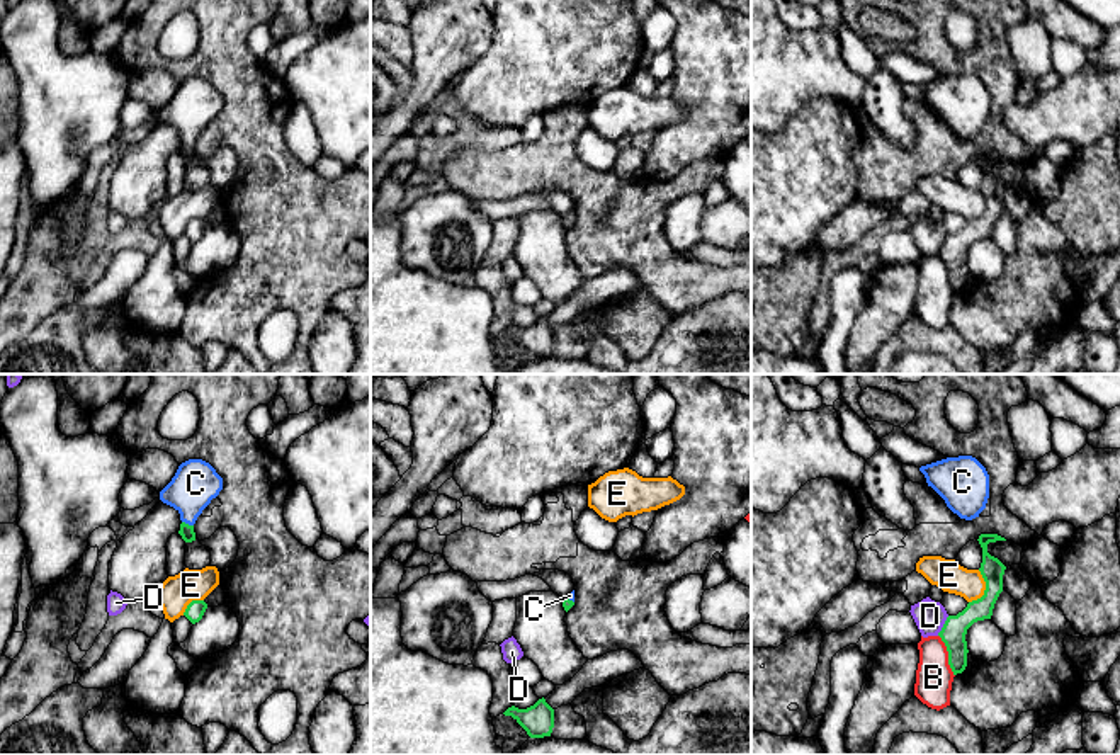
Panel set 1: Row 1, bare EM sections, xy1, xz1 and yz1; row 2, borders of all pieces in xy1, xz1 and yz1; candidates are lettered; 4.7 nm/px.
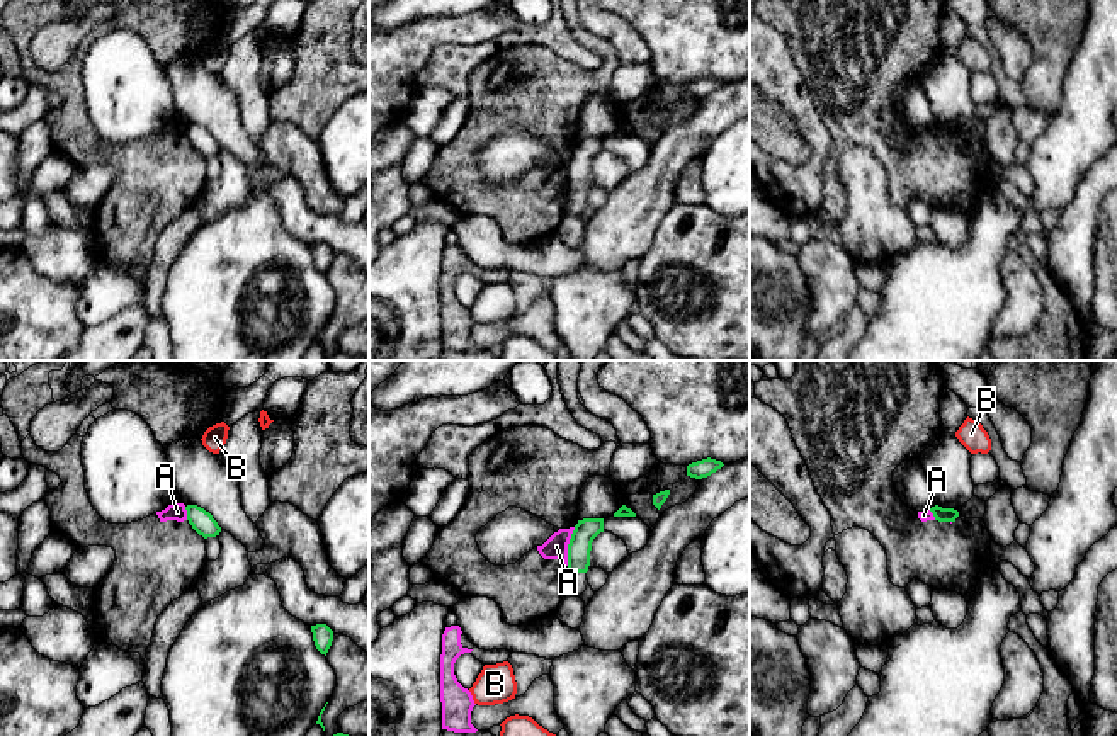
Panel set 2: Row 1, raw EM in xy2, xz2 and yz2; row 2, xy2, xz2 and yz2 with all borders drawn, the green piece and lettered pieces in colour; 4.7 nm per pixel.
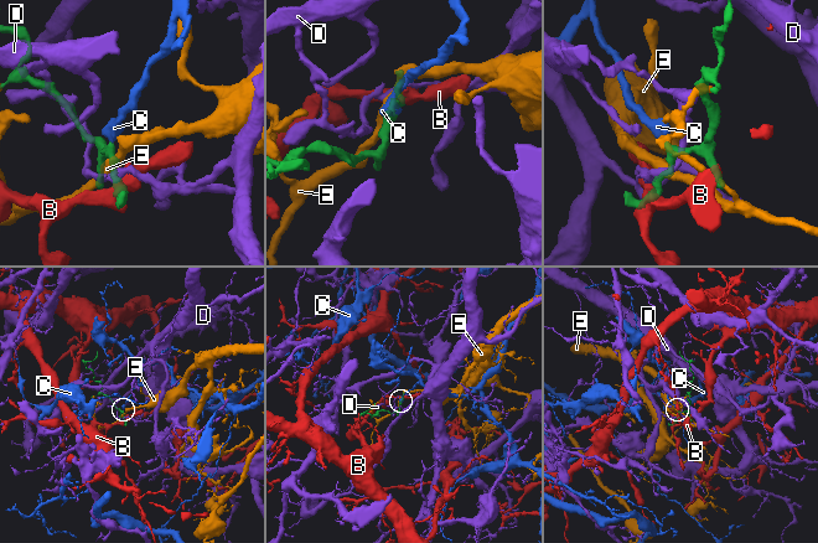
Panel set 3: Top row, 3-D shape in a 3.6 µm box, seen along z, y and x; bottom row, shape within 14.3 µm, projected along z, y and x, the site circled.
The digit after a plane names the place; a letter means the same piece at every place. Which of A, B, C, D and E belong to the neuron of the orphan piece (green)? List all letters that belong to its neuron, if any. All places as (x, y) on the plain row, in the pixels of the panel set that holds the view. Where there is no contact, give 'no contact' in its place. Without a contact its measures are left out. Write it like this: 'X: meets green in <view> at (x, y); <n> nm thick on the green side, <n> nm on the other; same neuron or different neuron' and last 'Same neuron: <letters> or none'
A: meets green in xz2 at (568, 165); 110 nm thick on the green side, 110 nm on the other; different neuron
B: meets green in yz1 at (949, 274); 120 nm thick on the green side, 180 nm on the other; different neuron
C: meets green in xy1 at (187, 143); 70 nm thick on the green side, 220 nm on the other; same neuron
D: meets green in yz1 at (944, 245); 120 nm thick on the green side, 150 nm on the other; different neuron
E: meets green in yz1 at (986, 208); 120 nm thick on the green side, 150 nm on the other; different neuron
Same neuron: C

